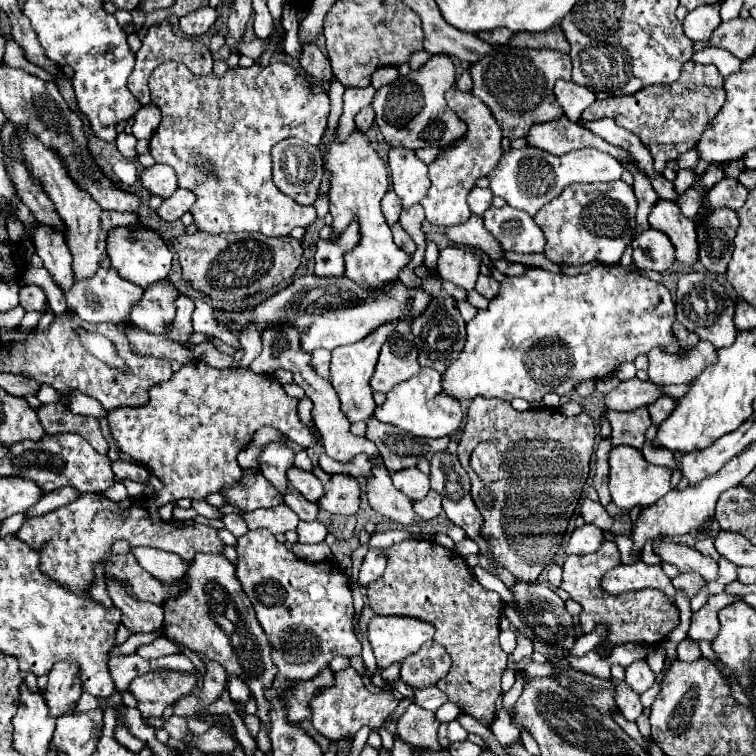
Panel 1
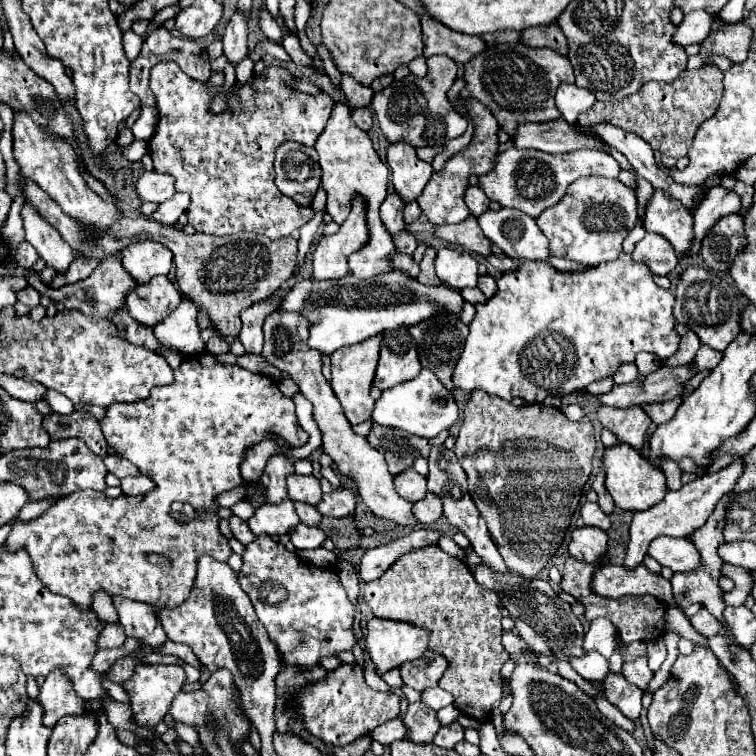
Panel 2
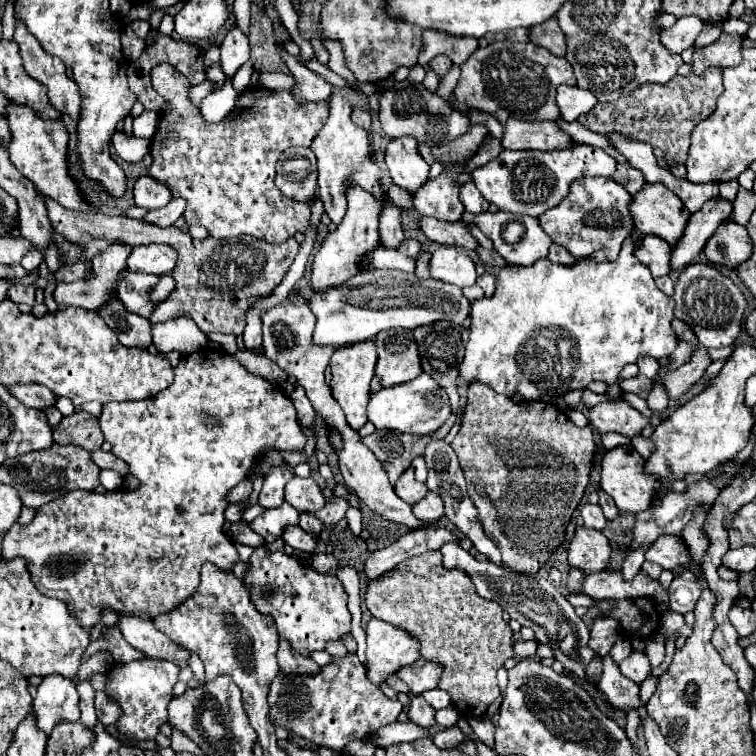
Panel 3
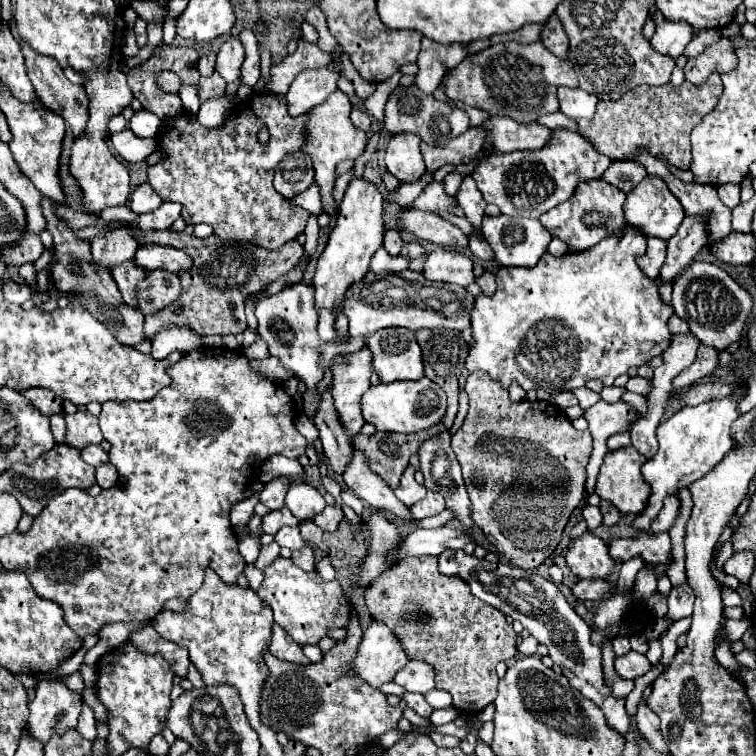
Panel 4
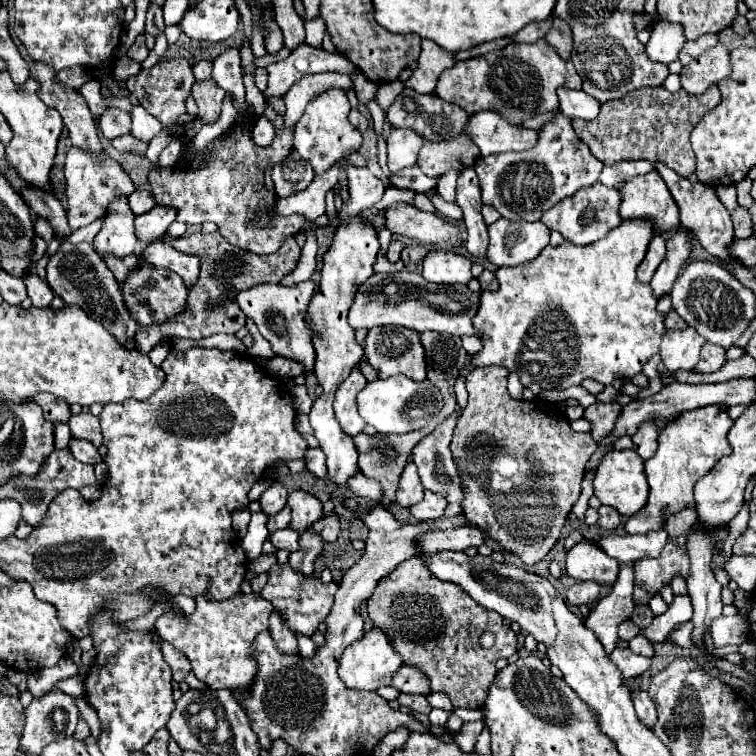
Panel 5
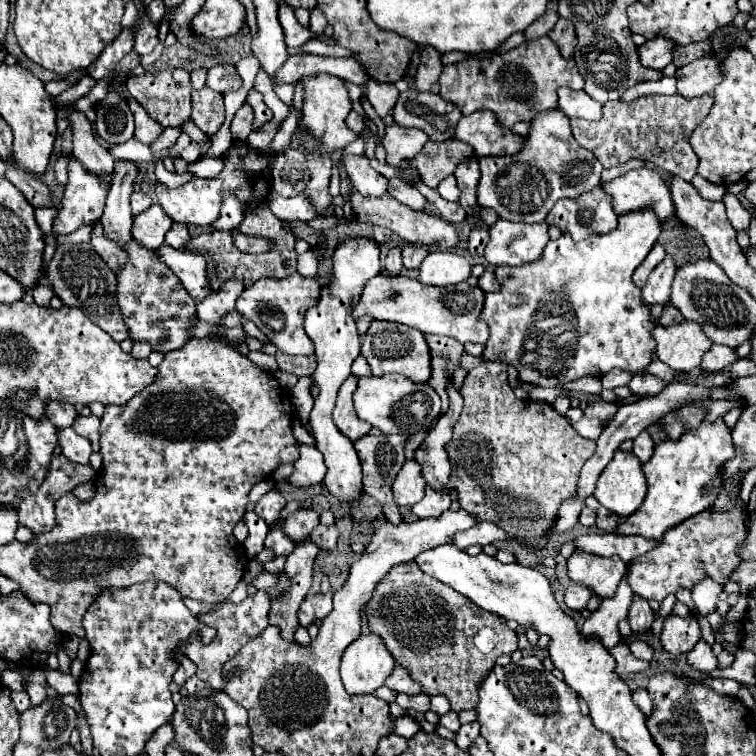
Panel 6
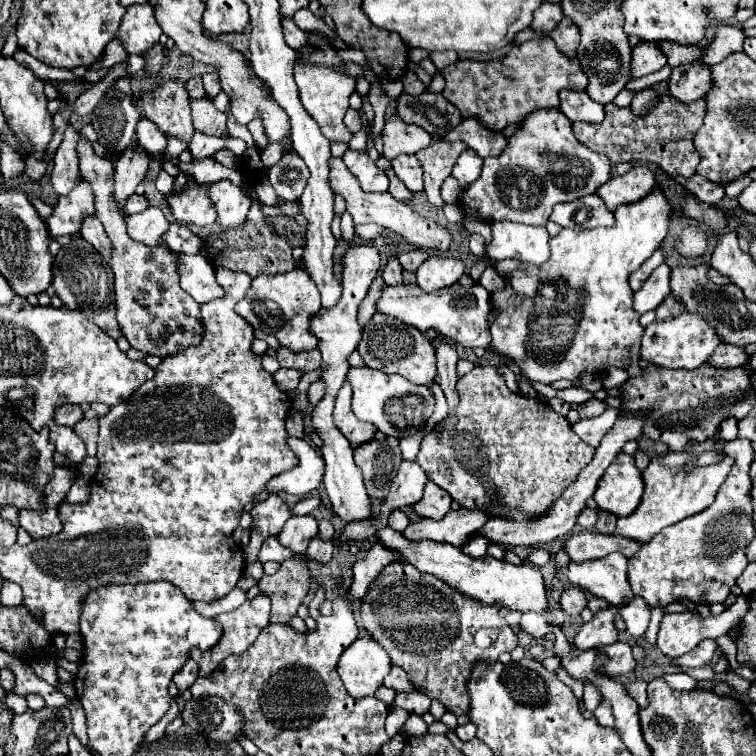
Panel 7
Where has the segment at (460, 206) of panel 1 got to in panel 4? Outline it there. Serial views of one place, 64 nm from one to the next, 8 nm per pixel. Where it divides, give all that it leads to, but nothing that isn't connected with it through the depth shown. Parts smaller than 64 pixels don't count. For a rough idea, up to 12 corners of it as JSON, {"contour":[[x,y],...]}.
{"contour":[[444,182],[428,184],[414,208],[446,214],[456,198],[444,192]]}

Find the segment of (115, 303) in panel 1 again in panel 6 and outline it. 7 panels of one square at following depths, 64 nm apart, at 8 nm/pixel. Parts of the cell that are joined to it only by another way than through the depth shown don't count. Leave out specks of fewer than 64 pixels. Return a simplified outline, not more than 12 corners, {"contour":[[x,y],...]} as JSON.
{"contour":[[118,160],[100,218],[104,234],[132,240],[130,194],[138,166]]}

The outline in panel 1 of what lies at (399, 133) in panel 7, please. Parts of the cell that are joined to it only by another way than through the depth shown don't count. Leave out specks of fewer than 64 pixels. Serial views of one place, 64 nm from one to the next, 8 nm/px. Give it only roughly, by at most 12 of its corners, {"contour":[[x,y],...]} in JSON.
{"contour":[[390,148],[394,192],[404,208],[430,188],[428,166],[414,150]]}

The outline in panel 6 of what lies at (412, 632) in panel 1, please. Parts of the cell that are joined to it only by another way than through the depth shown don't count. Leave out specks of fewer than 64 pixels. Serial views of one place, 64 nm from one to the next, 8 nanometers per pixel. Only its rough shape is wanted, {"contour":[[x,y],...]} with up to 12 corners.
{"contour":[[376,634],[342,654],[346,692],[372,694],[396,662]]}

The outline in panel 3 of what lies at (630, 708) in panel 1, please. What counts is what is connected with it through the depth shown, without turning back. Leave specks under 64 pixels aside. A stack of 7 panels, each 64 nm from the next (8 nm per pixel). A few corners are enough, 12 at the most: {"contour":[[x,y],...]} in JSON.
{"contour":[[602,656],[598,688],[618,710],[640,706],[638,684]]}

